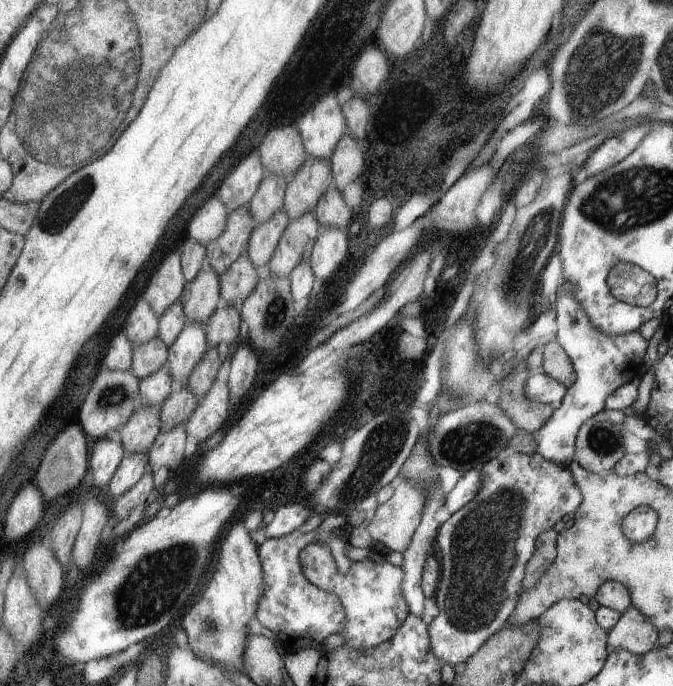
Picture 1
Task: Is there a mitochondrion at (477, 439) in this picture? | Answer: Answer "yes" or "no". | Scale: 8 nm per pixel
yes

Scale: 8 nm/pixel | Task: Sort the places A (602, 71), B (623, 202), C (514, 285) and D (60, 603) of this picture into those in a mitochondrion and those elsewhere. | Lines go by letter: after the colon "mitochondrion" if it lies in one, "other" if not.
A: mitochondrion
B: mitochondrion
C: mitochondrion
D: other

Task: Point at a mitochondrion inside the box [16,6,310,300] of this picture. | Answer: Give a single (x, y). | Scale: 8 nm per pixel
(54, 220)

